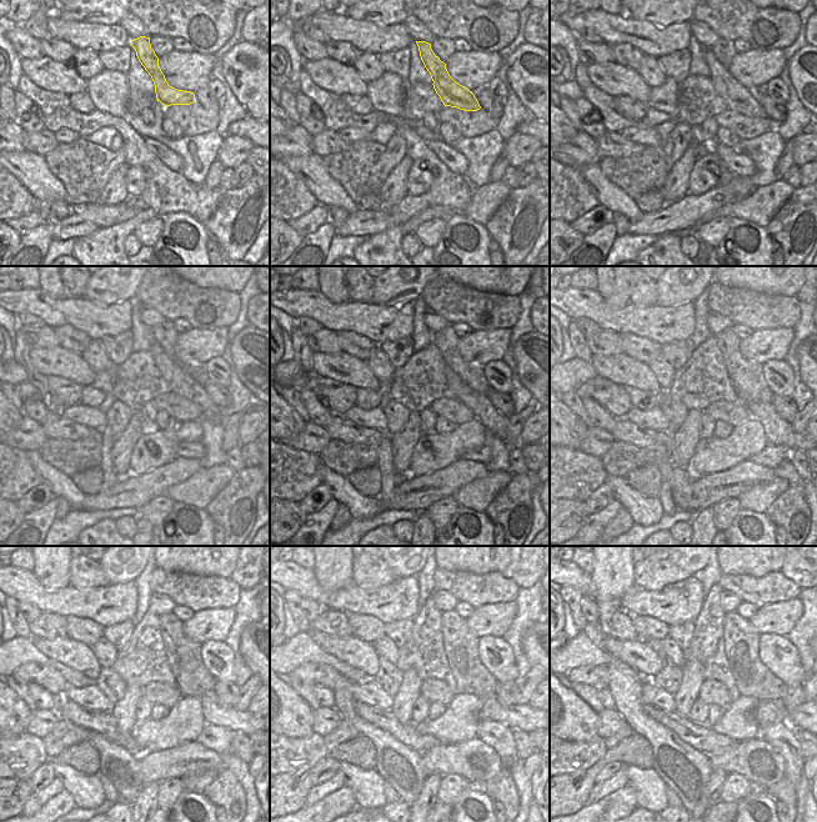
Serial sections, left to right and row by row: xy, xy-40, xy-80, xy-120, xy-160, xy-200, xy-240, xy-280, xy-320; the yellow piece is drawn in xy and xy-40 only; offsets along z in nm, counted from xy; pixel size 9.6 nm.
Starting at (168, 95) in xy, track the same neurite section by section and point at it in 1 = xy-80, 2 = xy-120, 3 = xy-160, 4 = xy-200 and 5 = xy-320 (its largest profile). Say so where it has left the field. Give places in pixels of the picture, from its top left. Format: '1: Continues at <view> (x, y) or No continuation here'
1: Continues at xy-80 (737, 98)
2: Continues at xy-120 (180, 382)
3: Continues at xy-160 (495, 422)
4: Continues at xy-200 (777, 431)
5: Continues at xy-320 (803, 717)

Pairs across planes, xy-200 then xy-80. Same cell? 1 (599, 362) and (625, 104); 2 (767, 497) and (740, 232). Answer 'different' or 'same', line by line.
1: different
2: different

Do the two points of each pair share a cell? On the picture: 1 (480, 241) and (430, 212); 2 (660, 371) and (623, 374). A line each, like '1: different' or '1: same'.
1: different
2: different

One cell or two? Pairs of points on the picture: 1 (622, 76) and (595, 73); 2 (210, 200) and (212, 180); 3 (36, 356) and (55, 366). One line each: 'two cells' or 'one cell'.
1: one cell
2: two cells
3: one cell

